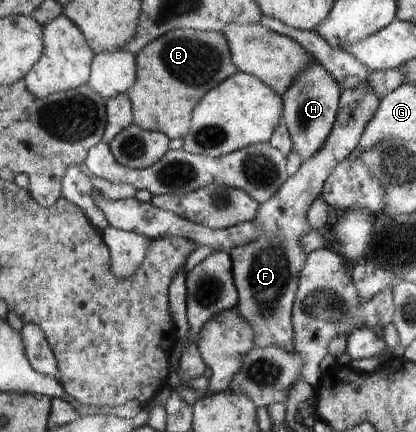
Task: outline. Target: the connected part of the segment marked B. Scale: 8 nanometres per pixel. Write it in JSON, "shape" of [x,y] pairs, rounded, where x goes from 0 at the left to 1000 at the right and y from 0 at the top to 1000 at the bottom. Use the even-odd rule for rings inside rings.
{"shape":[[[406,72],[370,90],[327,123],[327,192],[303,215],[317,238],[322,285],[358,303],[404,313],[409,324],[442,319],[459,294],[459,262],[483,225],[529,197],[575,162],[558,139],[558,116],[548,93],[531,76],[488,76],[488,72]]]}

